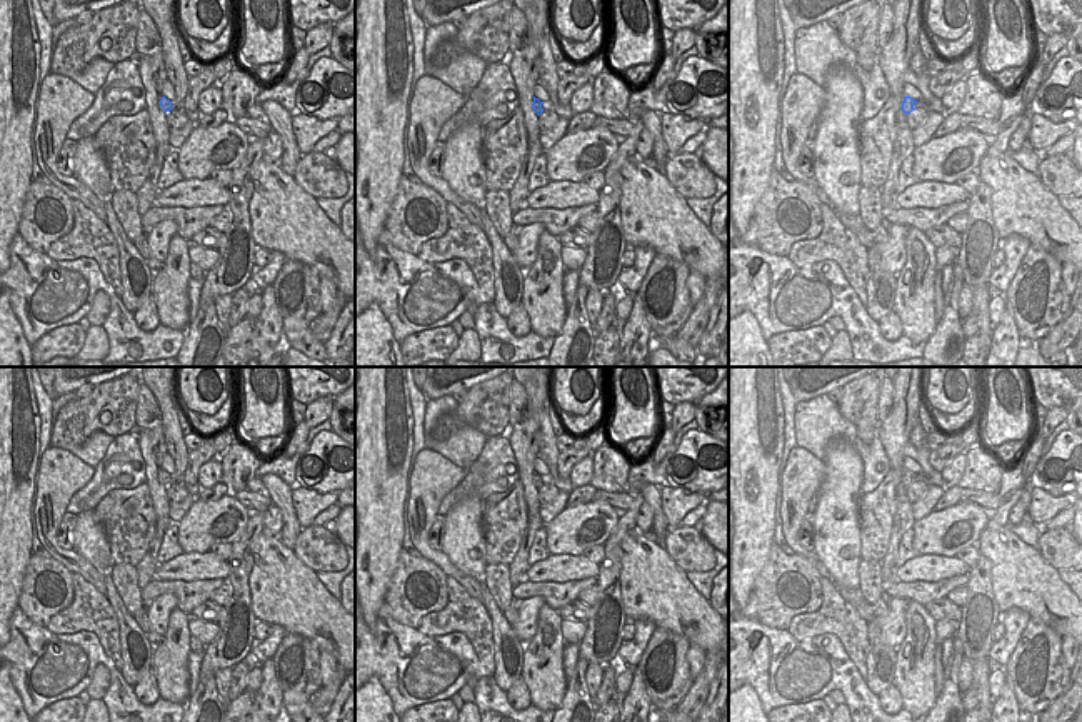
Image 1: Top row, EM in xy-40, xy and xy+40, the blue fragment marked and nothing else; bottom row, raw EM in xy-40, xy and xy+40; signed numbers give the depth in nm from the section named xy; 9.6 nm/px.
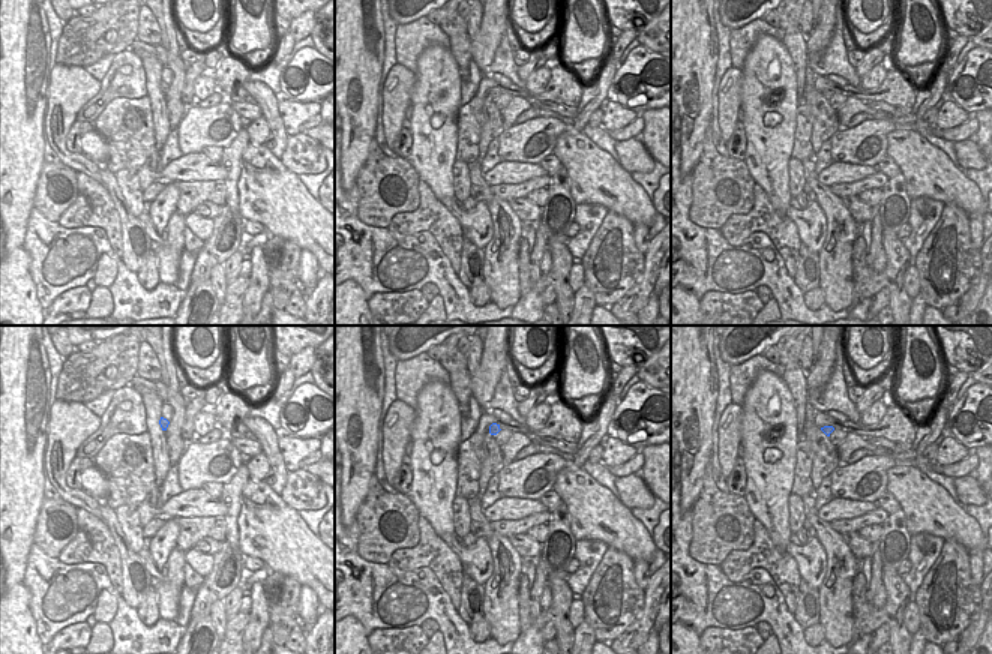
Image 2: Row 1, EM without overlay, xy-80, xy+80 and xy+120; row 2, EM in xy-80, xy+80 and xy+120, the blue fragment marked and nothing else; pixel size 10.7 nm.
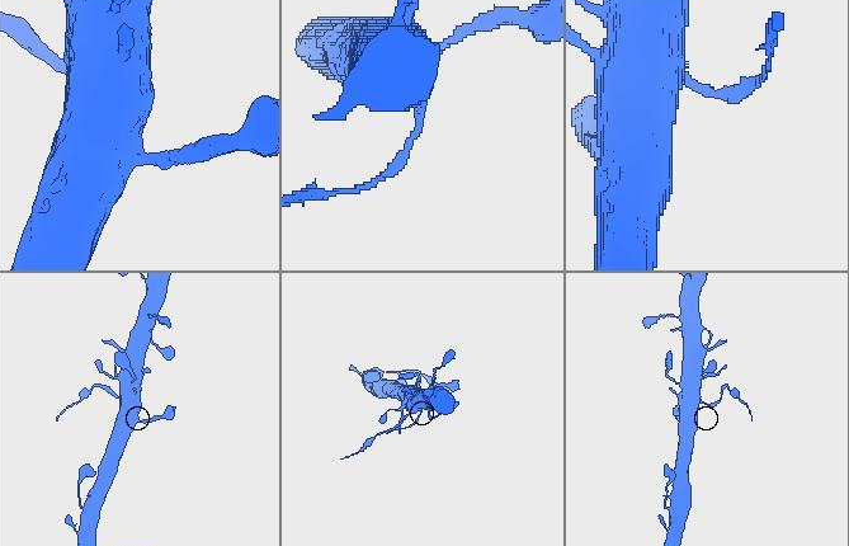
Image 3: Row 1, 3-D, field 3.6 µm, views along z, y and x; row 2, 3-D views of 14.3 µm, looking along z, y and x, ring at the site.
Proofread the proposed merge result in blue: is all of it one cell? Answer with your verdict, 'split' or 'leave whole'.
split

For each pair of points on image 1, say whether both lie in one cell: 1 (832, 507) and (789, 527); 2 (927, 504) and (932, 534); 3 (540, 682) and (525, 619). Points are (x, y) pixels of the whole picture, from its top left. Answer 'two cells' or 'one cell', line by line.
1: two cells
2: two cells
3: two cells

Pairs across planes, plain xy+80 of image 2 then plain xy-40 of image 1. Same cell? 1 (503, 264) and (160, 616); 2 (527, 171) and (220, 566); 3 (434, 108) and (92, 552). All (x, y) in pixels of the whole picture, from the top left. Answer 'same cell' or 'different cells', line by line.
1: different cells
2: same cell
3: same cell

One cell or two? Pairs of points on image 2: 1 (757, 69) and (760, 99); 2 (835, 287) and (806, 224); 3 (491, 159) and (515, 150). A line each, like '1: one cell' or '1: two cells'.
1: one cell
2: two cells
3: two cells

